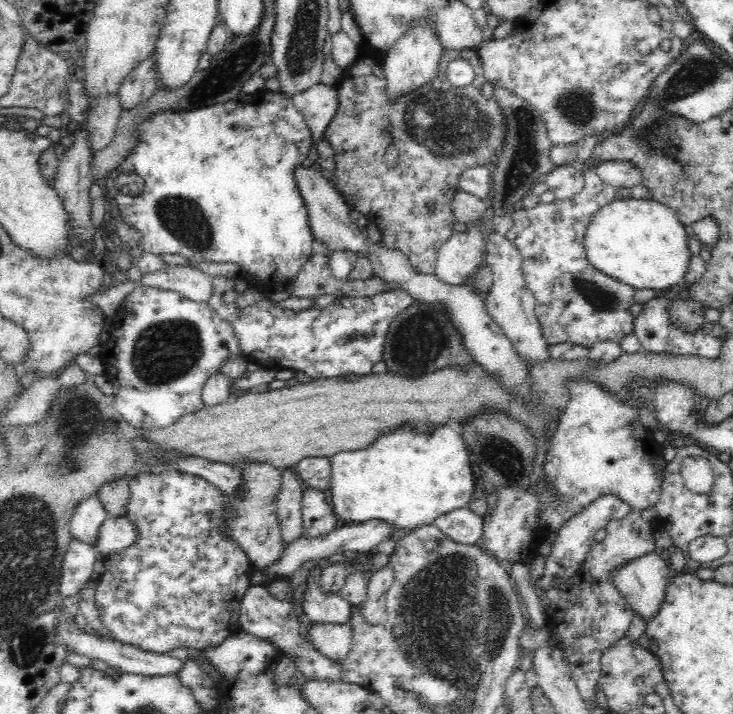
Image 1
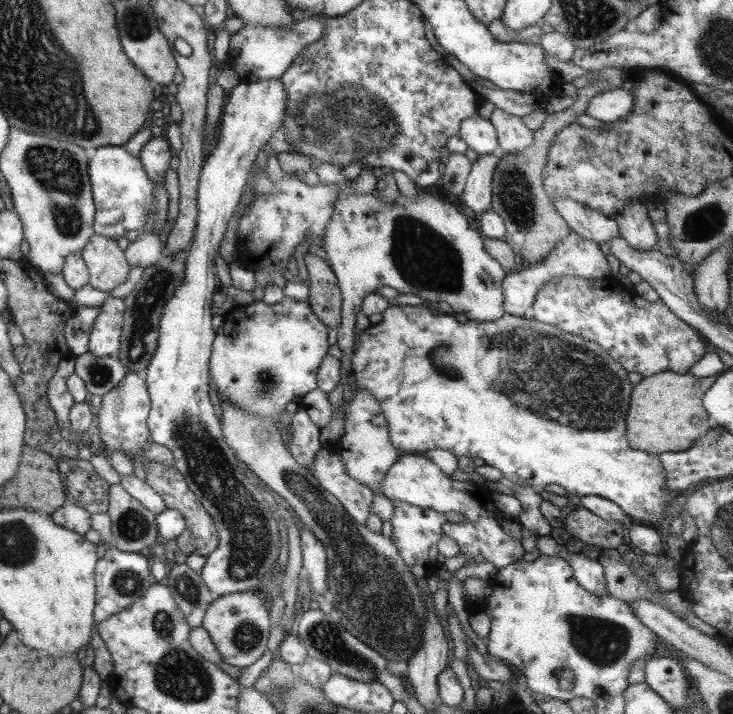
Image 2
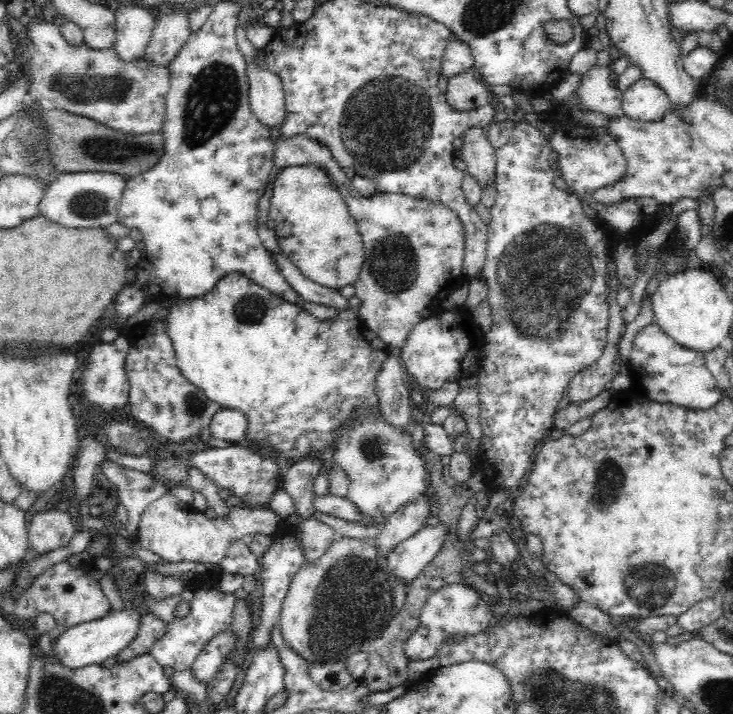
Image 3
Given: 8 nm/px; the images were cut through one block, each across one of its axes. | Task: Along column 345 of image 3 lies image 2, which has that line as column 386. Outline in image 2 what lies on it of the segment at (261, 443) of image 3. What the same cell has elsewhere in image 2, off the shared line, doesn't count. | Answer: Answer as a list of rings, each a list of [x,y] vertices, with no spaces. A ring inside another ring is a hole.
[[[428,304],[420,305],[389,305],[383,312],[381,322],[363,329],[357,335],[357,347],[350,358],[350,381],[353,387],[364,389],[379,404],[384,417],[388,438],[393,448],[399,454],[419,453],[426,450],[440,448],[451,454],[459,456],[475,456],[481,458],[483,464],[493,466],[501,472],[502,476],[513,483],[520,483],[532,488],[543,488],[545,484],[557,484],[568,494],[580,498],[581,496],[599,496],[613,502],[632,521],[649,520],[666,523],[673,516],[673,507],[678,502],[665,502],[665,470],[659,462],[657,455],[631,450],[627,448],[625,440],[627,406],[629,406],[629,392],[631,384],[627,382],[627,374],[621,376],[621,412],[619,412],[619,364],[612,360],[605,350],[596,342],[588,341],[579,336],[573,336],[559,328],[548,325],[526,316],[513,316],[503,313],[501,317],[491,322],[467,320],[459,323],[452,314],[433,315]]]

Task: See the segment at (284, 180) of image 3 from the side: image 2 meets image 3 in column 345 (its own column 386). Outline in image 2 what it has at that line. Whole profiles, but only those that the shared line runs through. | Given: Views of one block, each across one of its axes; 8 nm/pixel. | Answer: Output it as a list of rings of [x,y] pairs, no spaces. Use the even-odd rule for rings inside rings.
[[[311,159],[310,170],[317,174],[319,182],[329,184],[339,192],[323,231],[321,248],[331,264],[330,269],[335,275],[342,296],[340,326],[336,334],[337,346],[342,353],[338,382],[342,385],[342,401],[348,404],[353,398],[350,357],[353,353],[355,316],[365,295],[375,293],[375,289],[380,286],[391,286],[401,294],[420,297],[425,304],[433,304],[439,300],[447,302],[452,315],[465,314],[468,320],[491,322],[504,313],[502,280],[506,273],[499,263],[484,251],[484,237],[470,228],[469,220],[451,204],[425,192],[418,193],[413,200],[405,199],[399,194],[395,203],[381,201],[376,189],[371,189],[369,193],[351,193],[347,189],[347,182],[350,180],[341,175],[341,169],[334,164]]]

